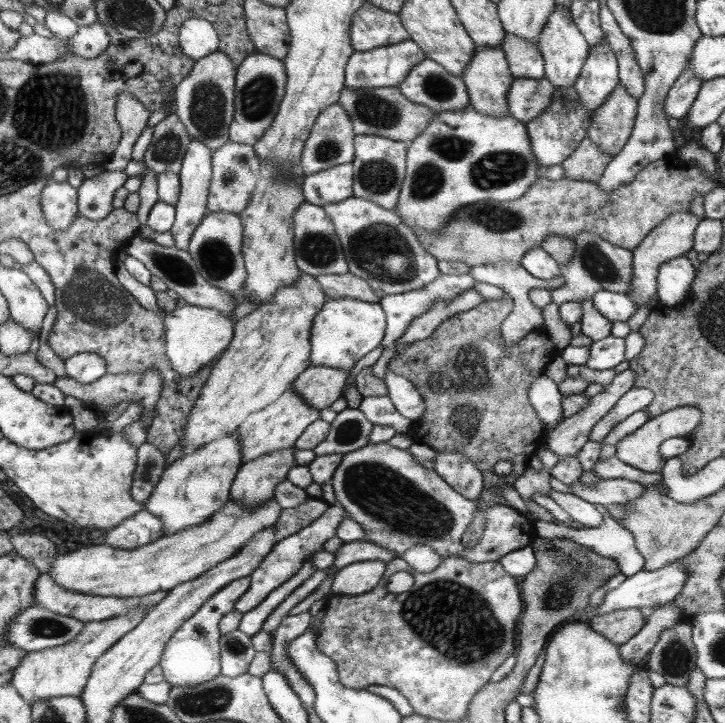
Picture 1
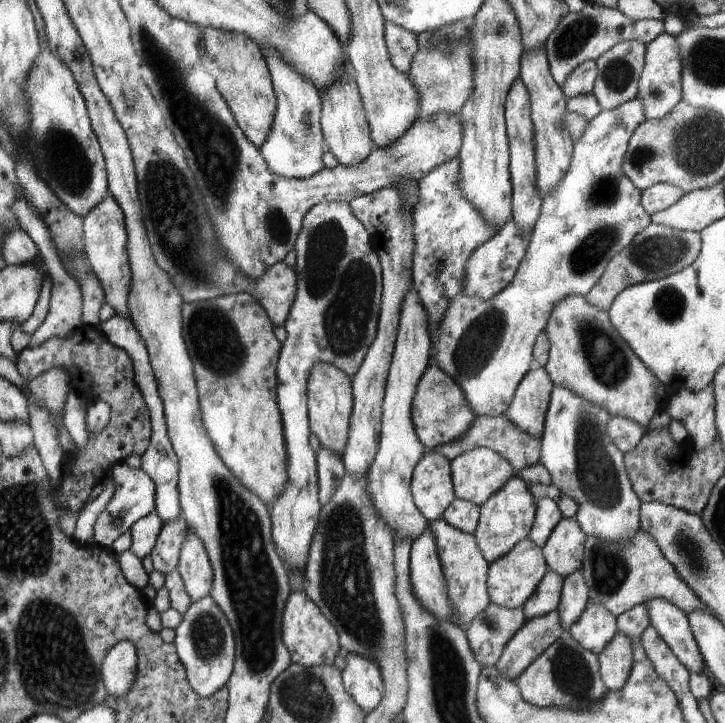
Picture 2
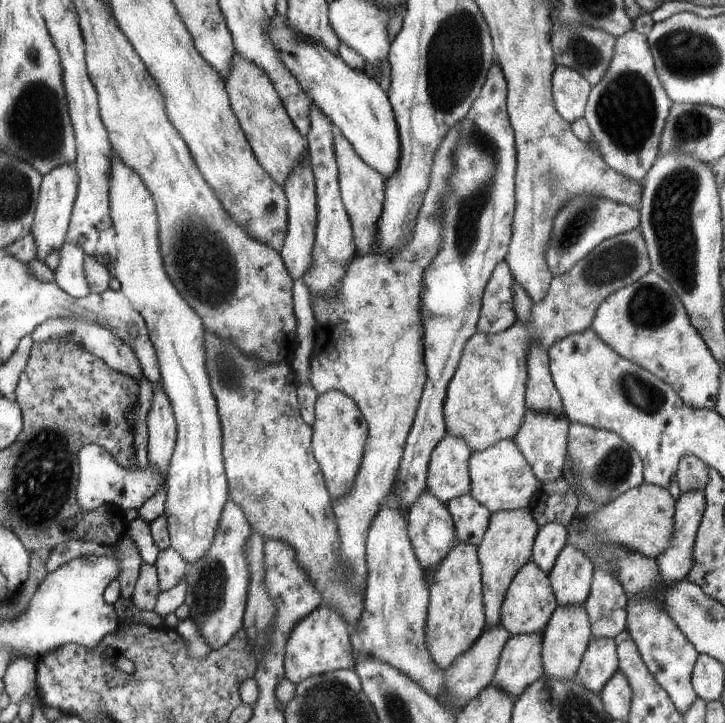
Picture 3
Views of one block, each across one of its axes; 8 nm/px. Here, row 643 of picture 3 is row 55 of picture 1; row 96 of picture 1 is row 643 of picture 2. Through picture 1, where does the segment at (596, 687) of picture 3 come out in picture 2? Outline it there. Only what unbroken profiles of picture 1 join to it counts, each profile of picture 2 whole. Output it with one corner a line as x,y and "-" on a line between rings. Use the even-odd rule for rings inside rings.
588,601
584,612
568,632
586,650
598,655
619,631
617,617
605,606

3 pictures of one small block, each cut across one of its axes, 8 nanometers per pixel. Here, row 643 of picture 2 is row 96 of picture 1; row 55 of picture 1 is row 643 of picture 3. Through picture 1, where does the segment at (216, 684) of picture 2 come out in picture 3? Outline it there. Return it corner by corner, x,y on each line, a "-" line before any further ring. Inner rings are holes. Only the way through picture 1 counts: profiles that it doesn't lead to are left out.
228,497
210,550
206,552
206,556
189,565
187,571
185,603
190,608
188,618
196,622
200,636
206,640
212,651
220,650
243,628
246,596
250,584
250,570
246,562
246,544
250,540
250,534
252,527
246,520
244,512
232,498

